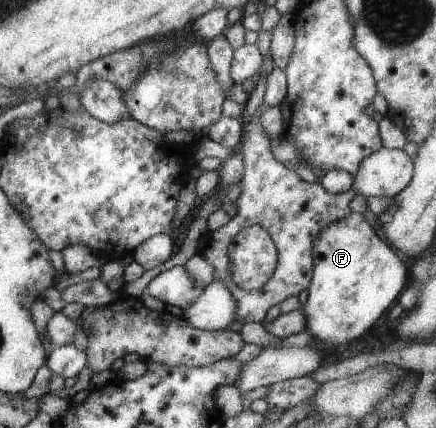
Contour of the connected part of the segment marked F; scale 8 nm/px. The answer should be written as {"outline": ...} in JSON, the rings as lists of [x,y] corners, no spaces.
{"outline":[[[351,212],[346,217],[324,226],[318,232],[312,242],[312,264],[310,283],[306,288],[308,295],[301,307],[306,318],[304,330],[315,336],[315,347],[321,350],[331,346],[335,348],[361,336],[376,320],[379,320],[383,312],[397,303],[397,298],[408,284],[403,260],[377,237],[361,213]]]}

